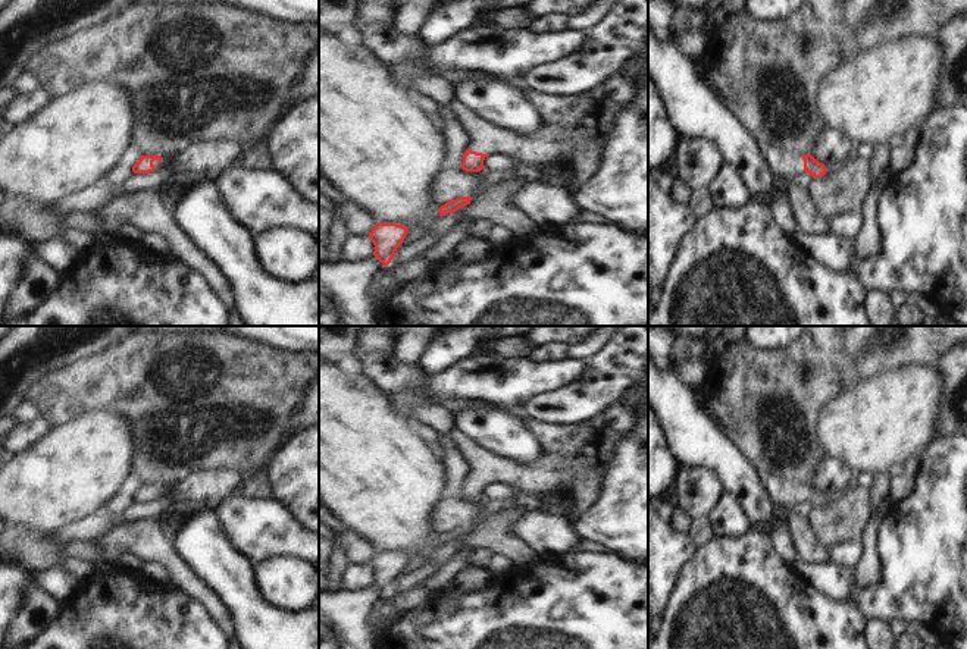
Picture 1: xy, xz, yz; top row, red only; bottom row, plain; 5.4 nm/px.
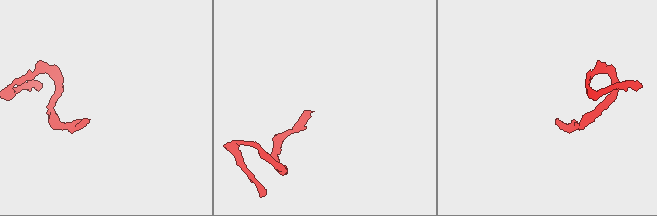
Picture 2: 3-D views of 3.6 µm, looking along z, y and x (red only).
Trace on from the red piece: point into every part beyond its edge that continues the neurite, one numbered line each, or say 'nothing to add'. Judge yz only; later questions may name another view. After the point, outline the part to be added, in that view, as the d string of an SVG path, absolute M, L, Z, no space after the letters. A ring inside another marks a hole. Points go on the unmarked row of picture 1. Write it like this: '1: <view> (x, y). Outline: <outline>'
1: yz (786, 495). Outline: M764 476L764 485L777 508L783 512L792 511L799 502L804 502L804 489L801 485L777 476Z

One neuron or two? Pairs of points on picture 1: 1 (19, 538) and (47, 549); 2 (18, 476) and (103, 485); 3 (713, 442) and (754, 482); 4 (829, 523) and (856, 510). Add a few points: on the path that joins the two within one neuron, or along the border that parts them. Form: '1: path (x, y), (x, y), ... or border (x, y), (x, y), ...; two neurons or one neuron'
1: path (27, 545), (31, 549), (40, 549); one neuron
2: path (38, 480), (83, 480); one neuron
3: path (723, 452), (744, 473); one neuron
4: path (835, 521), (850, 513); one neuron

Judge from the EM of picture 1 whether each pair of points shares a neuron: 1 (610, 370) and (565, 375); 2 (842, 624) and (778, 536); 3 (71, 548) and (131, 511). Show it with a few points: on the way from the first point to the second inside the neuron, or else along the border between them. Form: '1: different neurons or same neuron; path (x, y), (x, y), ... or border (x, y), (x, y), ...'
1: different neurons; border (584, 360), (584, 372), (575, 381), (550, 389)
2: different neurons; border (770, 533), (773, 549), (789, 566)
3: different neurons; border (94, 542), (68, 541), (63, 545)

